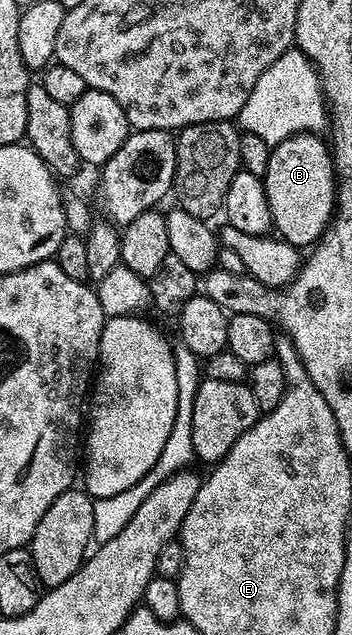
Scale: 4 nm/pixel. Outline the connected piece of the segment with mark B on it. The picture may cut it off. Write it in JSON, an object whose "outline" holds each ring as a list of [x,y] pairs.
{"outline":[[[297,133],[273,146],[268,159],[264,184],[272,229],[295,247],[321,241],[336,213],[336,170],[331,150],[320,140],[317,134]]]}

